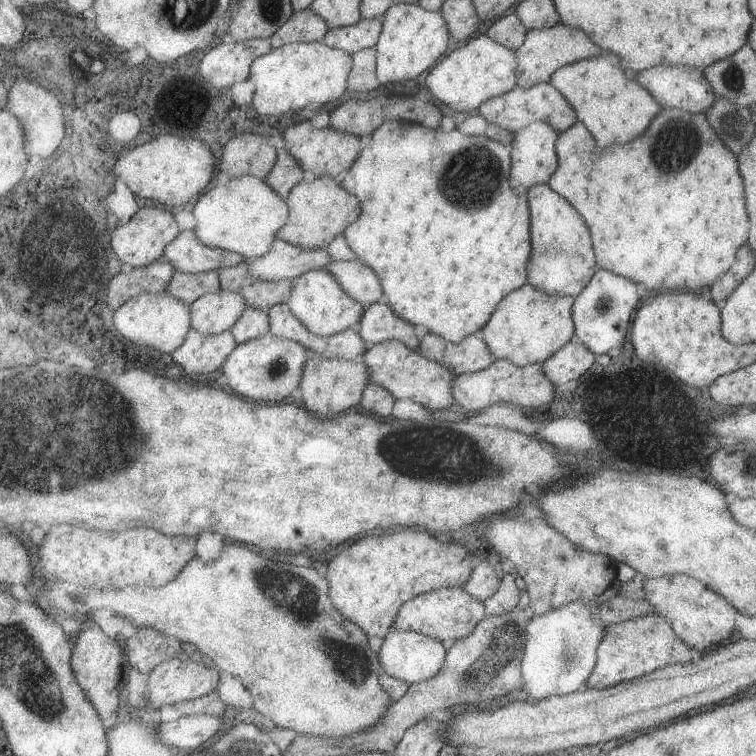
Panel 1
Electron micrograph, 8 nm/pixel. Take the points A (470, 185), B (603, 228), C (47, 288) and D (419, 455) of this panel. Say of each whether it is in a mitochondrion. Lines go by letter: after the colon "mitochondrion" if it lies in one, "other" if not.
A: mitochondrion
B: other
C: mitochondrion
D: mitochondrion

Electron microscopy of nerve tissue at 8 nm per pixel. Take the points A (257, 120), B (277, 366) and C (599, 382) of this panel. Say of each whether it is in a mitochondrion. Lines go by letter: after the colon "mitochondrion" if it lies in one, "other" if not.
A: other
B: mitochondrion
C: other

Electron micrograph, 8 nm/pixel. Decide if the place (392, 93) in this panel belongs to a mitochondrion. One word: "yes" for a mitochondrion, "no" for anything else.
no

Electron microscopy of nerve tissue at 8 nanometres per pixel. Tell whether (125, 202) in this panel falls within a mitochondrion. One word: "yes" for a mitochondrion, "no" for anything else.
no

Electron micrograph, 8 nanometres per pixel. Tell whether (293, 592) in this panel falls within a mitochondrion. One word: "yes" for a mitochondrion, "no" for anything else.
yes

